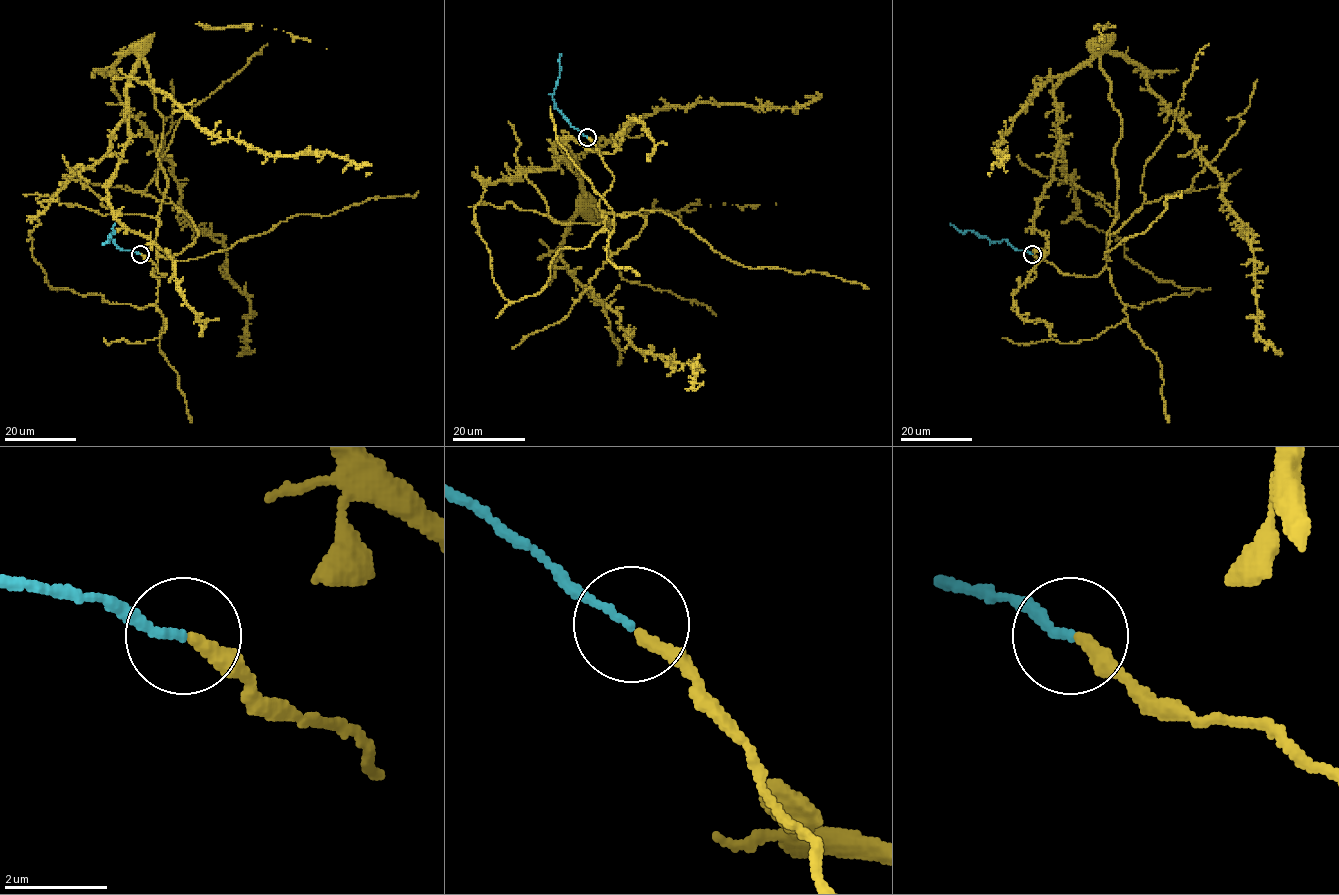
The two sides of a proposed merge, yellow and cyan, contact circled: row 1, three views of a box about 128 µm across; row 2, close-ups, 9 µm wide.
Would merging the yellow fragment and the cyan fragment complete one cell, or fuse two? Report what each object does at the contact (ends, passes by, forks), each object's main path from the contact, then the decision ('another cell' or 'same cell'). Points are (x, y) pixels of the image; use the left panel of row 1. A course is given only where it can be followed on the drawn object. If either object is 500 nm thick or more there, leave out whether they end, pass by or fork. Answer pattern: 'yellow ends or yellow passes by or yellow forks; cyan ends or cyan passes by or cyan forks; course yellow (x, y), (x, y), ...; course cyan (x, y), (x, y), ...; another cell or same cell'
yellow ends; cyan ends; course yellow (140, 254), (166, 275), (152, 272), (163, 119), (141, 56), (109, 151), (29, 231), (52, 288), (147, 307); course cyan (140, 254), (119, 249), (111, 239), (105, 242), (114, 223); same cell

